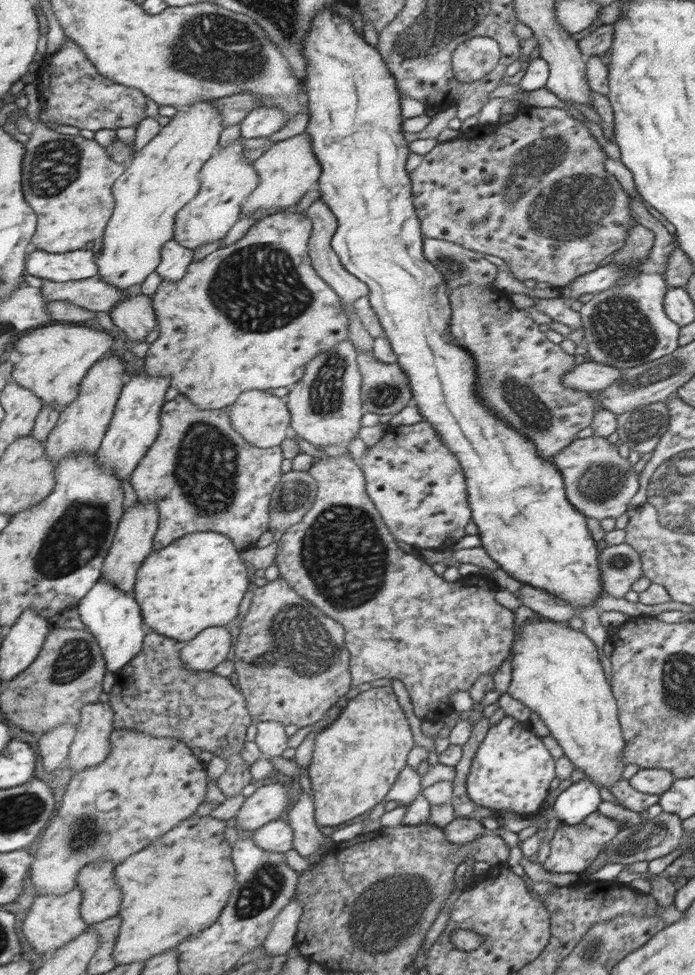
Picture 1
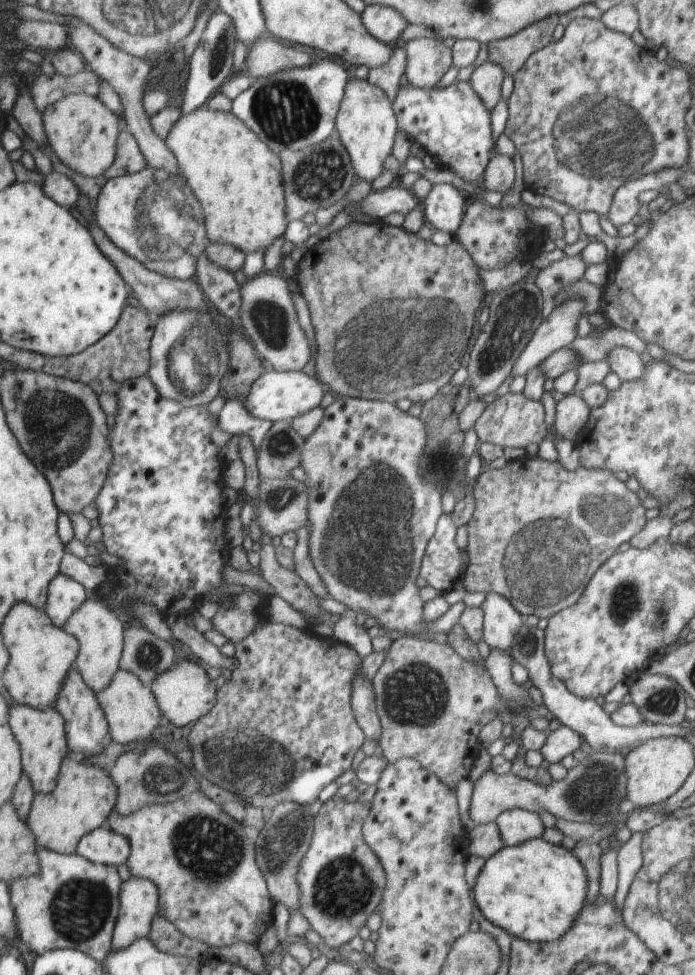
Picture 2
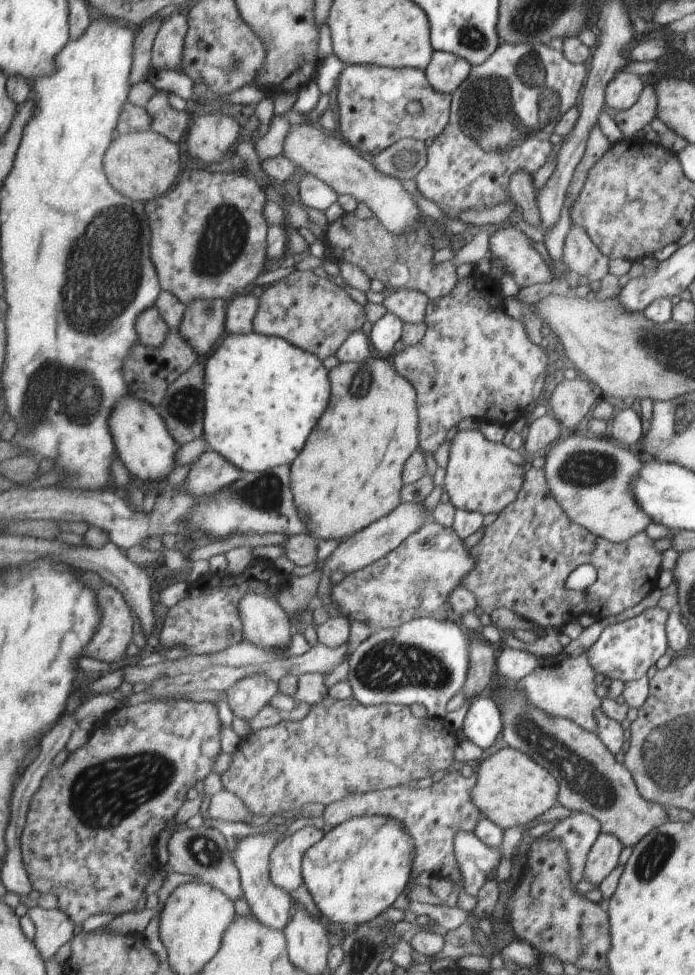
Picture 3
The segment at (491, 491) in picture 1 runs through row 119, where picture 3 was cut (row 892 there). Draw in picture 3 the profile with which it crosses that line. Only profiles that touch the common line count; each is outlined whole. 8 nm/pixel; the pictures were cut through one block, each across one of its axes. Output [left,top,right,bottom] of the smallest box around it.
[304,815,413,925]

